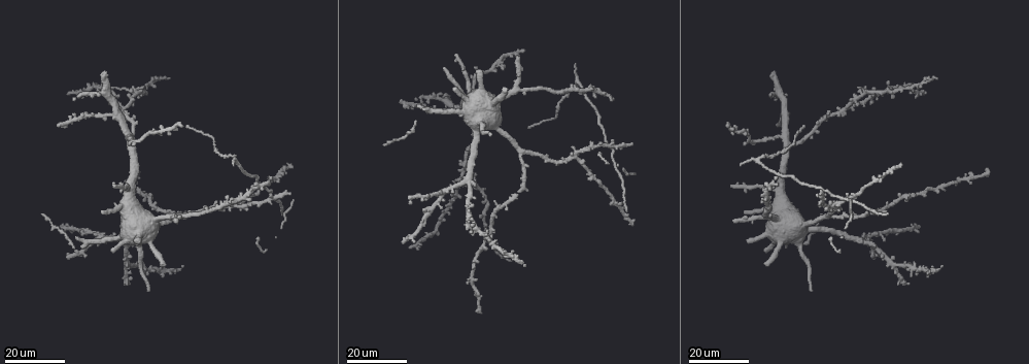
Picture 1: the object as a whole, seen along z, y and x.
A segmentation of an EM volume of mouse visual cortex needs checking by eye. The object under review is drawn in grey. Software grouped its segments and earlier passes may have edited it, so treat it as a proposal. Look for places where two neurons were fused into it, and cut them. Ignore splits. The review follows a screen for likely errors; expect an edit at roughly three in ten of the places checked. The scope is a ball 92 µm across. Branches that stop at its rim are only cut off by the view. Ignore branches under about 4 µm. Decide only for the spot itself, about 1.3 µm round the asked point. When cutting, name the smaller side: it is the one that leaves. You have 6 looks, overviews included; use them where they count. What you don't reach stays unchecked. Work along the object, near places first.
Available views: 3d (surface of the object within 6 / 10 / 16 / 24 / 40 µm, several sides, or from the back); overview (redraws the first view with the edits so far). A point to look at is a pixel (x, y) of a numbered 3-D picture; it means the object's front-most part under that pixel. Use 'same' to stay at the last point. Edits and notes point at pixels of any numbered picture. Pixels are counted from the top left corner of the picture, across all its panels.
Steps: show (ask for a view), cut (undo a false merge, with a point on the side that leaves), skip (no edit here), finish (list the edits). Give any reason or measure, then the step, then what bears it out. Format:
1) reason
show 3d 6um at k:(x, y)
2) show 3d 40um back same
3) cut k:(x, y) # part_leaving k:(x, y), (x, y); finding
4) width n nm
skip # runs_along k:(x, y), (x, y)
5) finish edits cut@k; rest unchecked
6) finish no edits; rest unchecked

four or more arms meet
show 3d 16um at 1:(864, 93)

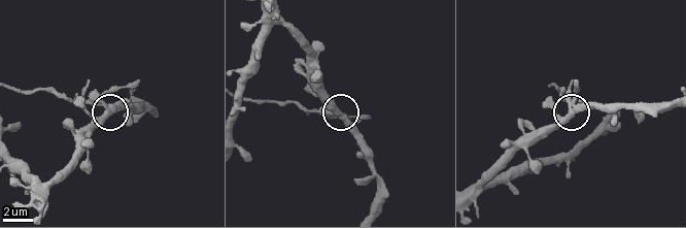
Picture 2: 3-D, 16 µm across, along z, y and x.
closer look
show 3d 6um at 2:(105, 104)

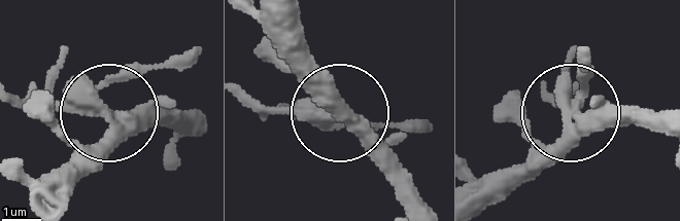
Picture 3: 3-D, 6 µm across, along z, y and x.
arms 4
cut 3:(268, 110) # two neurons meet here

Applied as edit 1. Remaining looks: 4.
show overview

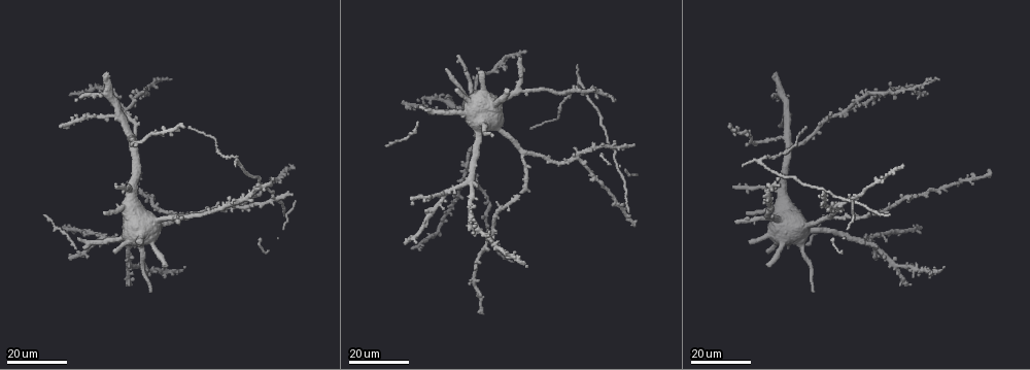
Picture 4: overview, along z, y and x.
thick turns thin
show 3d 24um at 4:(560, 109)

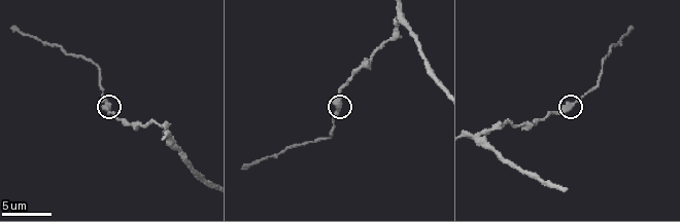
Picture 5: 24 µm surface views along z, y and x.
closer look
show 3d 10um at 5:(337, 112)

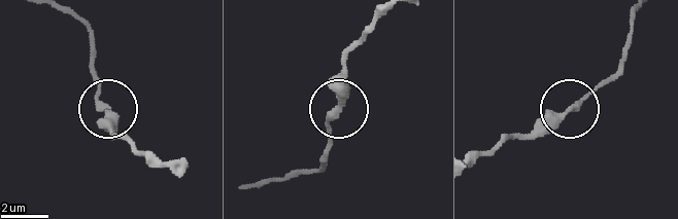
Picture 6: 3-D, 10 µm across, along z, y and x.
skip # runs_along 6:(476, 161), (517, 134), (547, 131), (610, 75); all the same neuron

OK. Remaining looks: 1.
finish edits cut@3; rest unchecked

